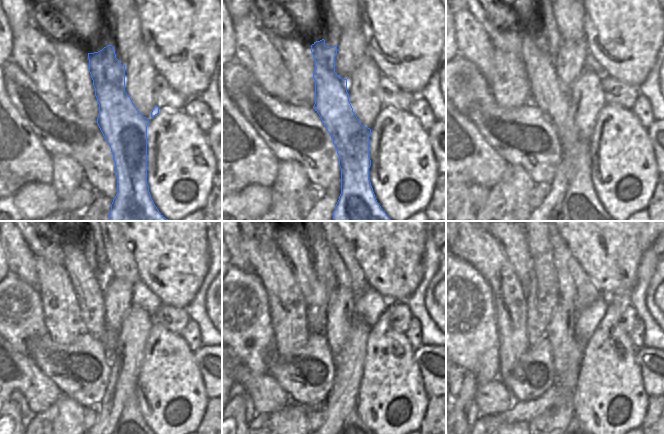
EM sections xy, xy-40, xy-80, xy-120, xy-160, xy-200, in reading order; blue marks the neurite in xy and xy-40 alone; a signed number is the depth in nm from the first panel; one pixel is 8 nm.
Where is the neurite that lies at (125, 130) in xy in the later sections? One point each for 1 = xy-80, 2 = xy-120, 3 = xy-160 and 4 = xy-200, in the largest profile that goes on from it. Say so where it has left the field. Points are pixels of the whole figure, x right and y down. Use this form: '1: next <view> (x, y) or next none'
1: next xy-80 (547, 92)
2: next xy-120 (89, 289)
3: next xy-160 (291, 242)
4: next xy-200 (513, 241)

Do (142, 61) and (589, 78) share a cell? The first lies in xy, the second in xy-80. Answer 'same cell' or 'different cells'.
same cell

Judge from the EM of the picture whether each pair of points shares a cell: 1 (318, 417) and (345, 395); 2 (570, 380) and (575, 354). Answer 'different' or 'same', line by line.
1: different
2: same

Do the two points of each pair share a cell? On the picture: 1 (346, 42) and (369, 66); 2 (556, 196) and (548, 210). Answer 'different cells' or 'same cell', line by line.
1: different cells
2: same cell

